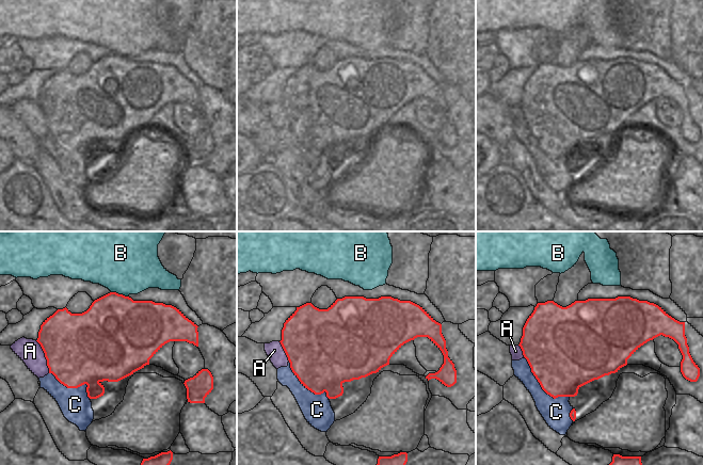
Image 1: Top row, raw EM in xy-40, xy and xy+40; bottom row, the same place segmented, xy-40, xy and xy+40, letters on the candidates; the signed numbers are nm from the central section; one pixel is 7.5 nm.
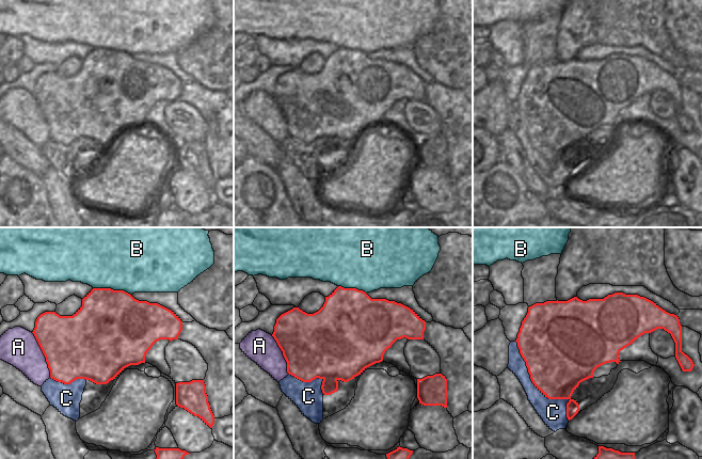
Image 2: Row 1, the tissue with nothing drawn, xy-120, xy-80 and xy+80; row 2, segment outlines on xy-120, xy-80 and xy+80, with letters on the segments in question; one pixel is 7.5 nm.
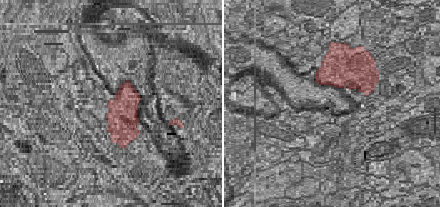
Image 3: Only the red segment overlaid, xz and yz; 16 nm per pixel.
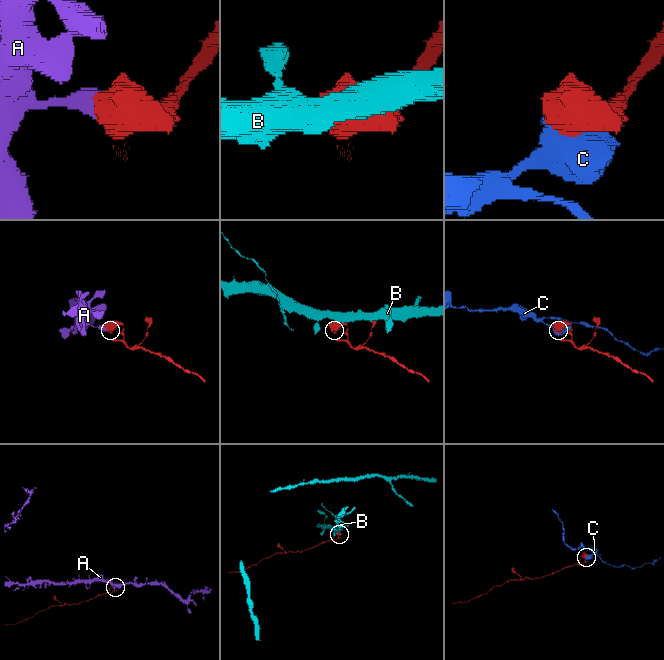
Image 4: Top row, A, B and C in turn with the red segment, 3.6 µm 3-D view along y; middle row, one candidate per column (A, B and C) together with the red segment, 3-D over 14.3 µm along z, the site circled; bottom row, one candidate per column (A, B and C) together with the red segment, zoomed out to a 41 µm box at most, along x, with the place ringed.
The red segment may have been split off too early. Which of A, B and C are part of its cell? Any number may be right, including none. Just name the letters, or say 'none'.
none

